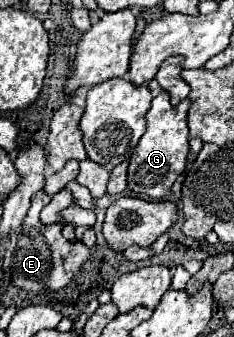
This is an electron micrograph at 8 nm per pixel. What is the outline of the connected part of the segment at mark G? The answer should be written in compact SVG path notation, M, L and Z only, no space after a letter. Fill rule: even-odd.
M160 91L152 99L152 107L146 113L146 133L138 141L130 165L128 165L128 189L132 195L146 195L150 199L162 199L170 193L174 181L184 173L188 157L188 107L190 101L184 99L176 107L170 105L170 95Z

